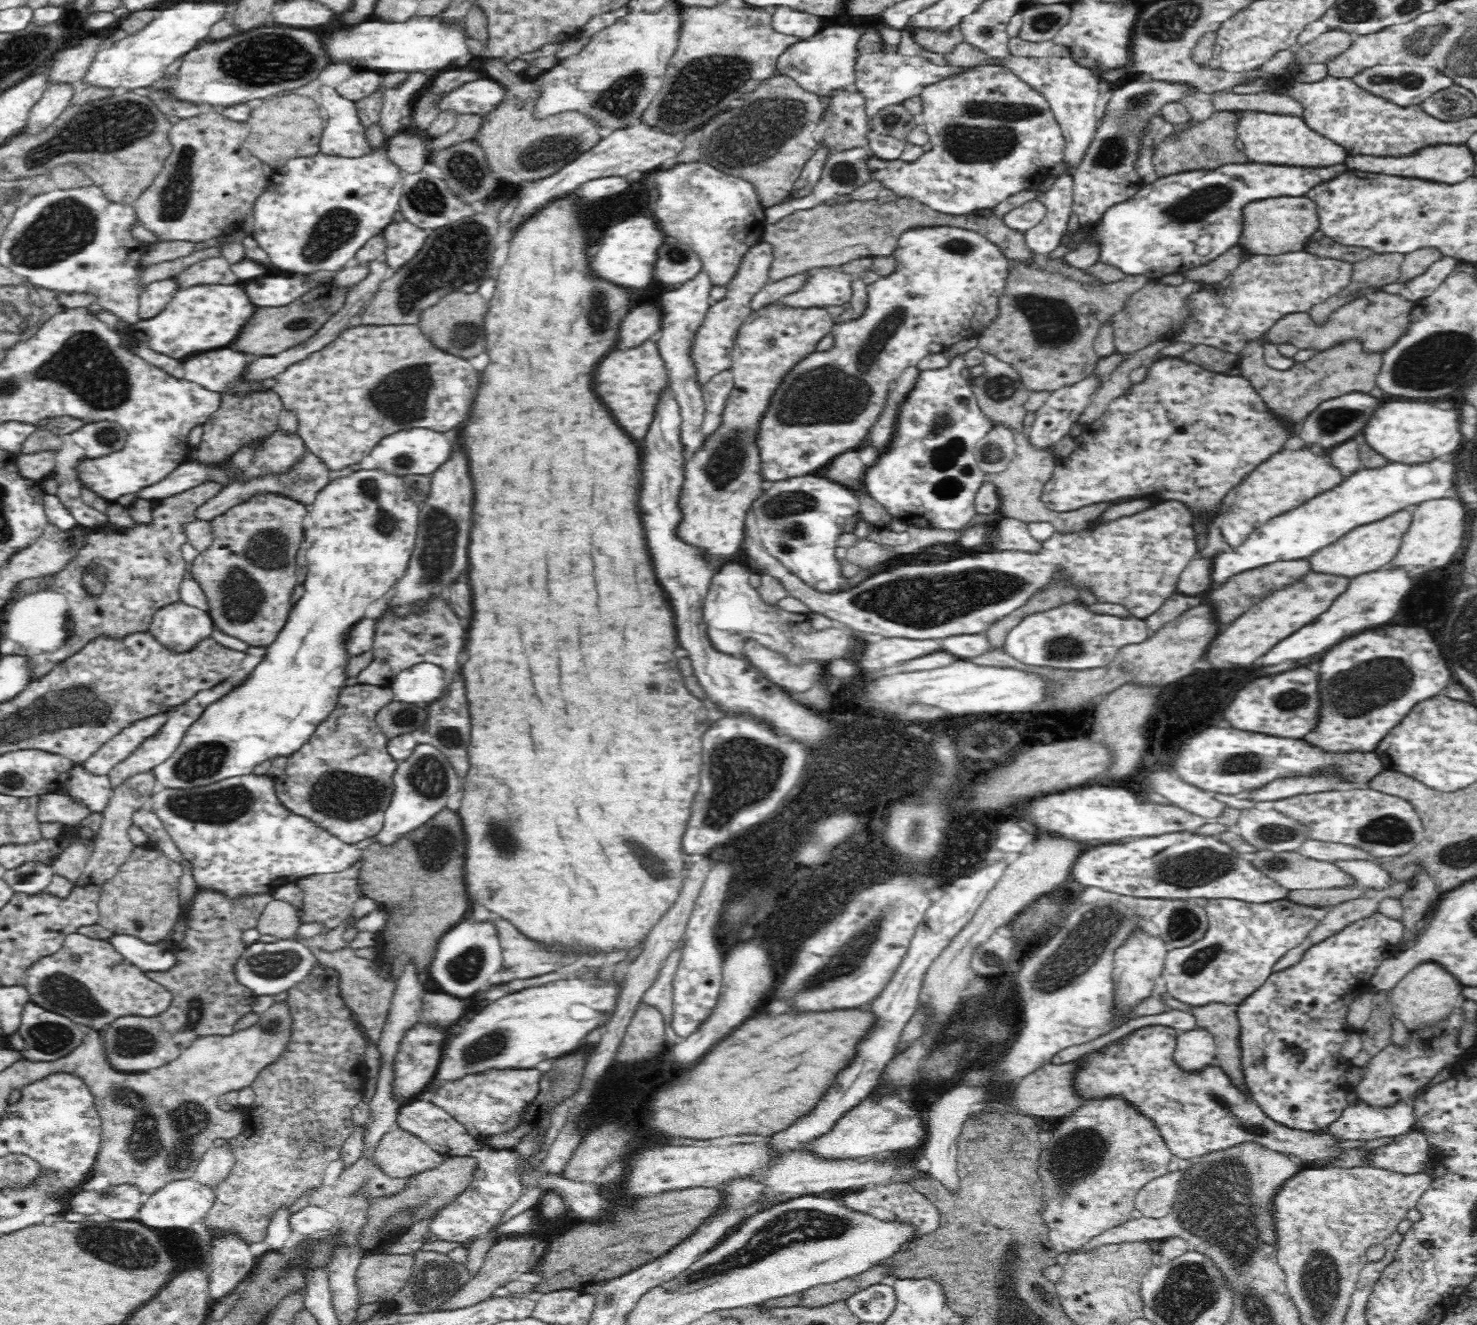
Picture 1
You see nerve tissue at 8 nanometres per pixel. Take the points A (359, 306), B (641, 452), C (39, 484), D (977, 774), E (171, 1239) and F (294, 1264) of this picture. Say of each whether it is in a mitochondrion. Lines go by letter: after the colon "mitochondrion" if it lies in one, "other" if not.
A: other
B: other
C: other
D: other
E: mitochondrion
F: mitochondrion

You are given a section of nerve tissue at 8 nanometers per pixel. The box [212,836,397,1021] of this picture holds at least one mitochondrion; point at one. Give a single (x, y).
(274, 965)

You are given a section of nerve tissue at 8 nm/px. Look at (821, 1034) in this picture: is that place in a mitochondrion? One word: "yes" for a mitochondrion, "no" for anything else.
no

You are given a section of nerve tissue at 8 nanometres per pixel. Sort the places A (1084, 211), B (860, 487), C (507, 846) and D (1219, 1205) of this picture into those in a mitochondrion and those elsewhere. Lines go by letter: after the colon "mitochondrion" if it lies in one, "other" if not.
A: other
B: other
C: mitochondrion
D: mitochondrion

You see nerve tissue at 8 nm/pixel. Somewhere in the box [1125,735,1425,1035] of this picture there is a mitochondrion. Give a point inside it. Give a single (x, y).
(1195, 867)

